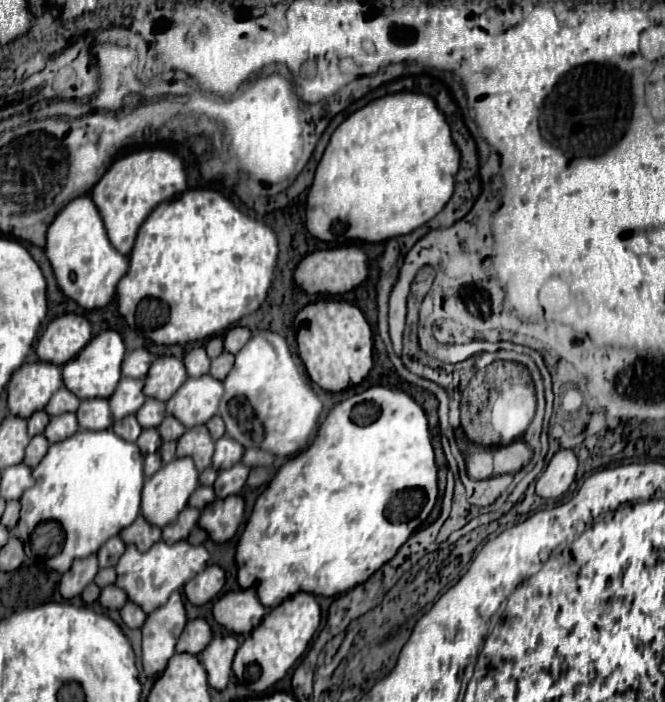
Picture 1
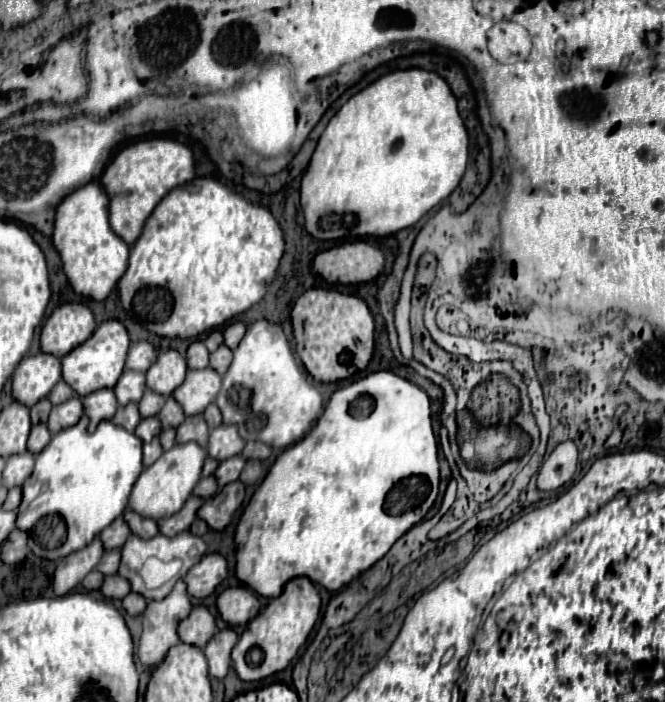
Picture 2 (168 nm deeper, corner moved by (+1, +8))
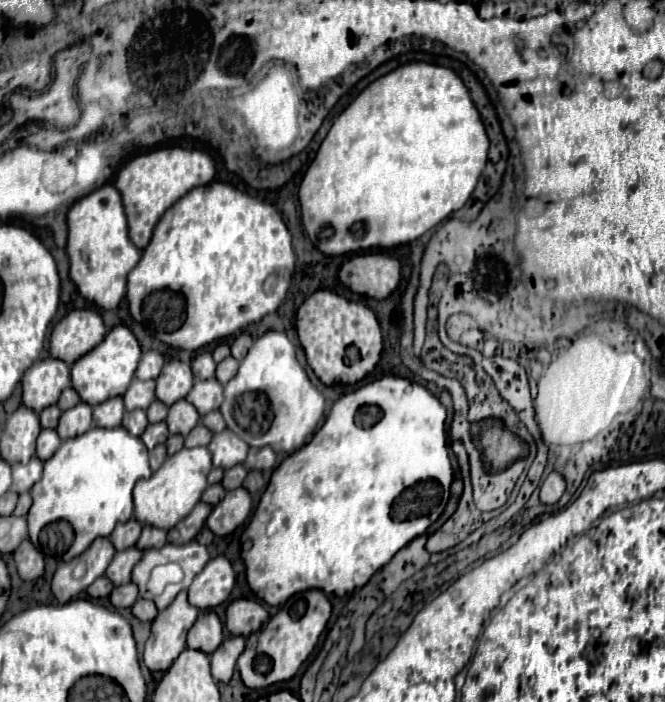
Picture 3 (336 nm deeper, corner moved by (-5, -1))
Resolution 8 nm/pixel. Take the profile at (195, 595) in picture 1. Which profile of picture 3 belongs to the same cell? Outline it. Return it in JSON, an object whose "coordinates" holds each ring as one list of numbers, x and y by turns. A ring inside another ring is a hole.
{"coordinates":[[224,556,212,558,188,588,188,602,200,610,216,608,234,588,234,570]]}

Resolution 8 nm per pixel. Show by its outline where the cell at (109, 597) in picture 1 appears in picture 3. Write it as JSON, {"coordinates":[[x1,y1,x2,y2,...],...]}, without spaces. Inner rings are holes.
{"coordinates":[[128,582,124,586,116,586,110,594,110,602,116,606,116,608,128,608,136,602,138,598,138,588,134,582]]}

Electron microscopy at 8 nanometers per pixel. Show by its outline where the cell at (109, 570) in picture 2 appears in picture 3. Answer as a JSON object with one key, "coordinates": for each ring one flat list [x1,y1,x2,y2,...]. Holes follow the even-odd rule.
{"coordinates":[[136,546,122,550,122,552,116,552,110,566,106,568,106,576,114,582,114,586,128,584,132,568,140,562,140,558,142,558,142,550,138,550]]}

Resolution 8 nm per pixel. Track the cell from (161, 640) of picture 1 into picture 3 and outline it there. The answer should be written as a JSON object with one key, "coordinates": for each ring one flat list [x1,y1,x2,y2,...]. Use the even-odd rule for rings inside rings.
{"coordinates":[[182,590,176,600,152,622,150,638,144,648,144,664,152,672,164,672,186,648,186,634,196,622,198,608,188,604,186,592]]}

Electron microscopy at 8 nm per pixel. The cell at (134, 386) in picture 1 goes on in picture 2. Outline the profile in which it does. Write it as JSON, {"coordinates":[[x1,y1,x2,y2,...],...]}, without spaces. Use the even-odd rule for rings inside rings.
{"coordinates":[[124,369,122,377,118,379,118,383,116,383,116,387,114,387,118,405,138,403,138,401,142,399,144,389,146,389,146,377,144,377,144,373]]}

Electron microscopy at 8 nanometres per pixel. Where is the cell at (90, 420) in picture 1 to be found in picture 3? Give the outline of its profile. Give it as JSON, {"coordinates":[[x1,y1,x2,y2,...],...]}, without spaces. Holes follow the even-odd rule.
{"coordinates":[[114,396,110,400,106,400,104,404,98,404,92,408,94,414,94,424,100,428,116,428,122,424,122,416,124,416,124,402,120,396]]}

